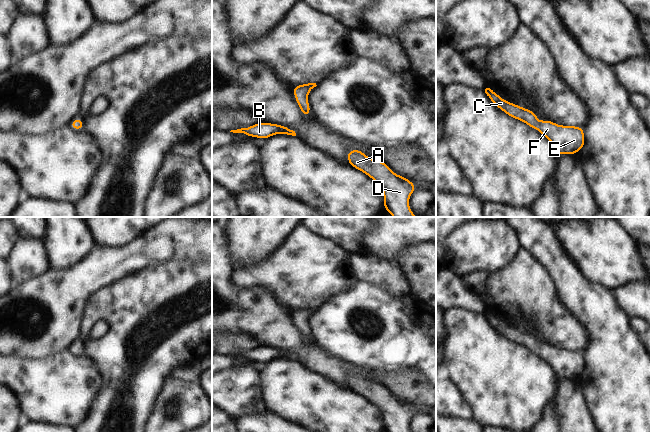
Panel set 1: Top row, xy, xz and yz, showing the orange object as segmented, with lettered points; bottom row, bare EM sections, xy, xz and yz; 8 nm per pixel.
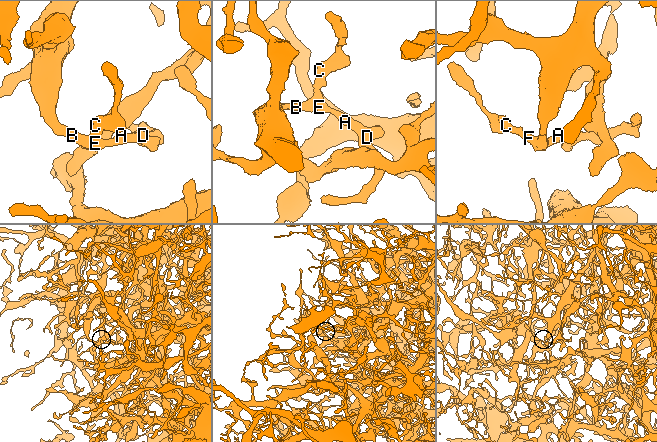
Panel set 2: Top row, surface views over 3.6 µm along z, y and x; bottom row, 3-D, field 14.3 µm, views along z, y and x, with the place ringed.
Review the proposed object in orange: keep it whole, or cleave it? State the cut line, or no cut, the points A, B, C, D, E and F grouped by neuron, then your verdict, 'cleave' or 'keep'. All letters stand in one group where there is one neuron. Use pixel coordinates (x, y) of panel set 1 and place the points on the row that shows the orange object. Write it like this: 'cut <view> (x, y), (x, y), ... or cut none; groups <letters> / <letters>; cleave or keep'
cut none; groups A B C D E F; keep

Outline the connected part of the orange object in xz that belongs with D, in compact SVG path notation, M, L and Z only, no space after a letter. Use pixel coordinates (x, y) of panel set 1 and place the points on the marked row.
M361 150L347 152L348 164L374 180L383 191L384 205L393 217L415 216L409 207L409 198L416 190L415 184L395 174L383 161L366 156Z

